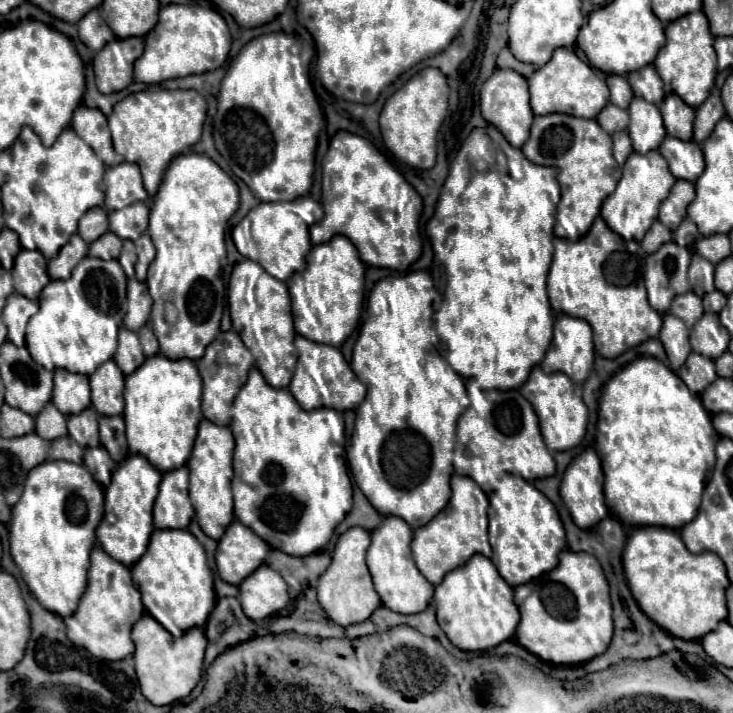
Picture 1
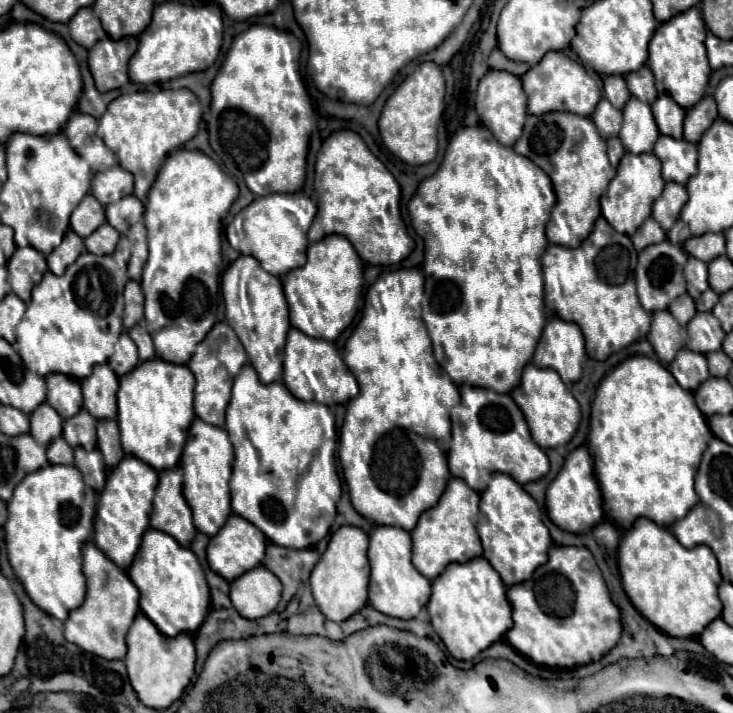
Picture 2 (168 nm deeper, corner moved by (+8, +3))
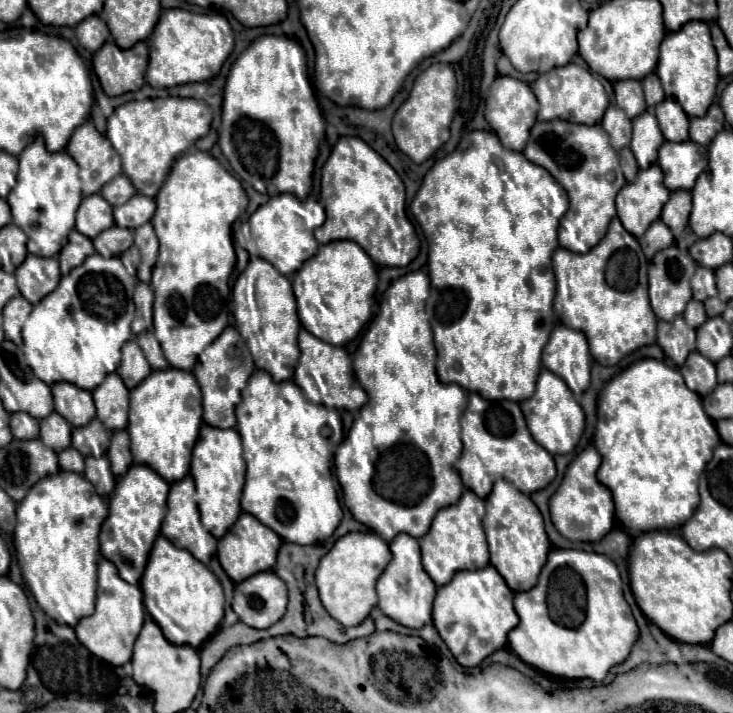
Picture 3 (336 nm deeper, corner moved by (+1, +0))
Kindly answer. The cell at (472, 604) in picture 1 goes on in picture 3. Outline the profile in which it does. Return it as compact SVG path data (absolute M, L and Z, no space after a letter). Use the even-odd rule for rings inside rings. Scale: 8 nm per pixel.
M493 566L457 572L453 580L437 590L433 624L461 666L477 666L495 650L505 648L507 634L519 624L513 610L513 592Z

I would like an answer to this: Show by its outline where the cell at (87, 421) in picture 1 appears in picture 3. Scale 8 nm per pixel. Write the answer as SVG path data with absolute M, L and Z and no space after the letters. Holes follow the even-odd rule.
M95 418L87 426L73 428L73 444L75 450L79 450L83 456L95 456L101 458L107 454L107 446L111 440L111 432L103 428L103 424Z

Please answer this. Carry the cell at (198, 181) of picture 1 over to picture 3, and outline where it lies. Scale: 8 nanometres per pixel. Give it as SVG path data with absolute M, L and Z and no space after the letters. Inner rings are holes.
M187 152L175 160L155 202L157 212L151 222L161 244L151 280L155 292L155 338L159 338L171 368L191 370L195 358L227 326L227 304L231 298L229 276L237 260L231 224L247 208L249 200L241 182L211 154Z

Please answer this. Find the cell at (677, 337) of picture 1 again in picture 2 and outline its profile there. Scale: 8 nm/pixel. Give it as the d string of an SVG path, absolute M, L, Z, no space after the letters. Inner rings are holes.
M654 311L648 341L652 343L660 363L668 365L674 359L674 355L684 347L686 329L678 325L670 311Z

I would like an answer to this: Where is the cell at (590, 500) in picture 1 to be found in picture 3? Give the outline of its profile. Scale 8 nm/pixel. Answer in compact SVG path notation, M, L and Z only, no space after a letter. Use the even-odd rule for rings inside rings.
M587 446L569 464L561 486L549 500L551 520L557 532L571 542L597 542L613 530L613 512L615 512L613 498L611 492L597 480L599 464L601 464L599 452L593 446Z

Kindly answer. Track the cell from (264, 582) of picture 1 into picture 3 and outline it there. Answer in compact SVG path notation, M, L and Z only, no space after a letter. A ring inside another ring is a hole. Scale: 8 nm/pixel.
M275 572L255 574L235 586L233 610L251 628L269 628L283 618L287 608L287 586Z

